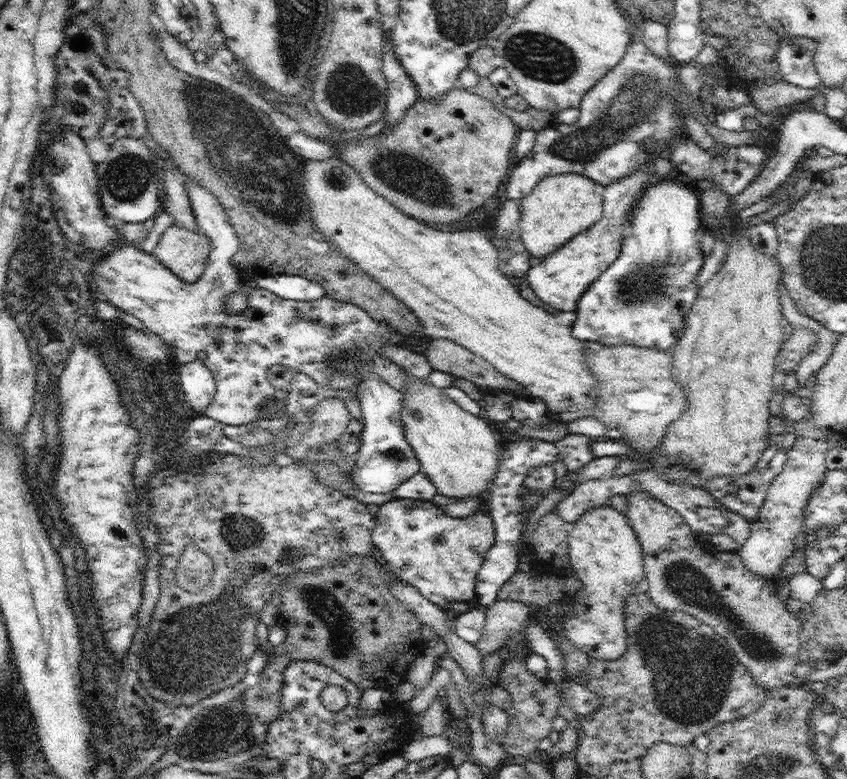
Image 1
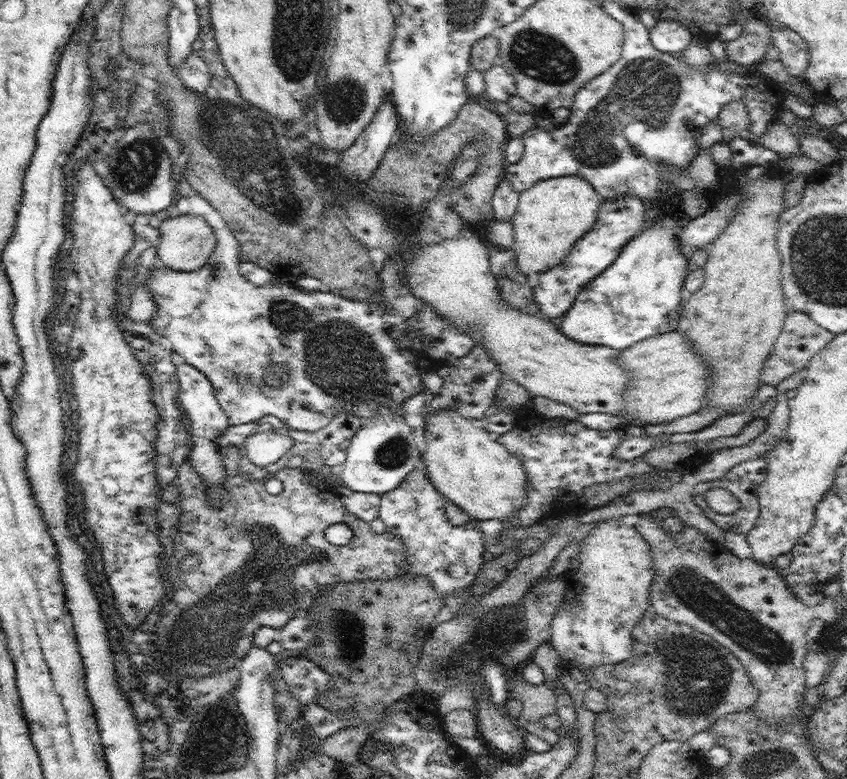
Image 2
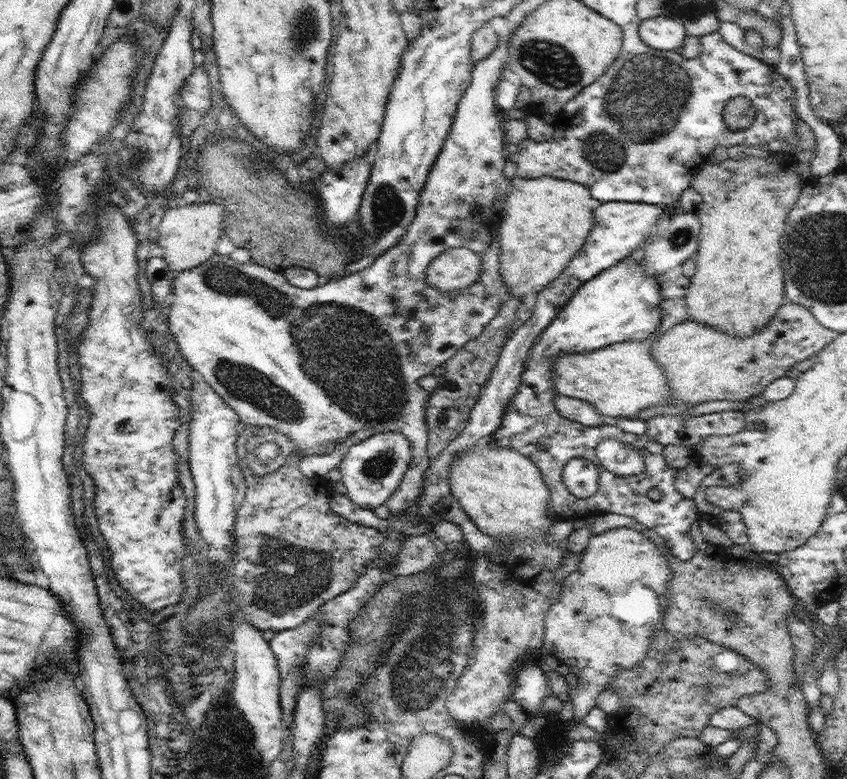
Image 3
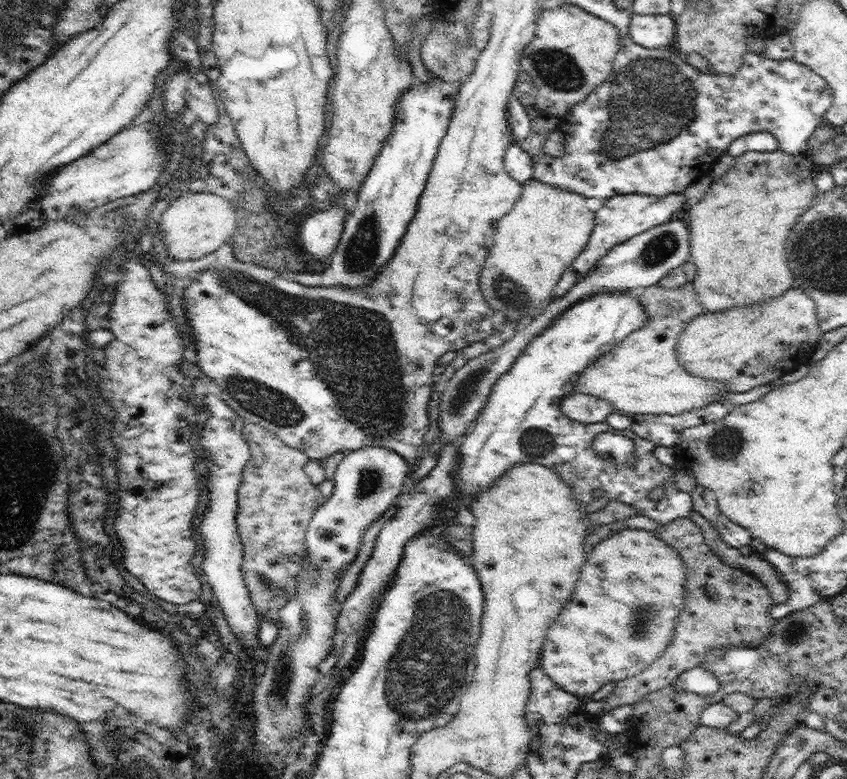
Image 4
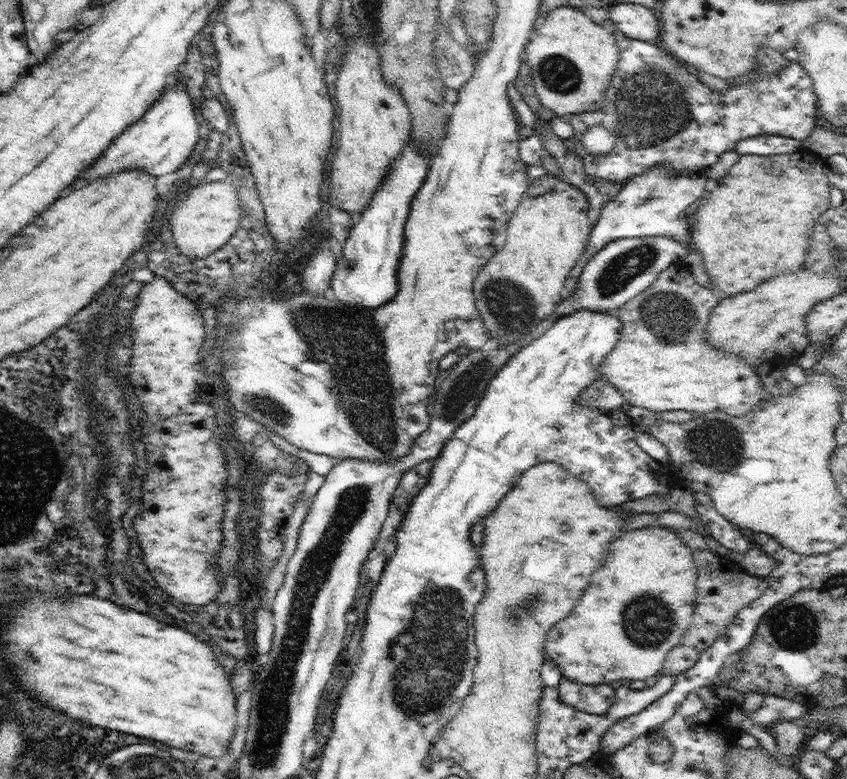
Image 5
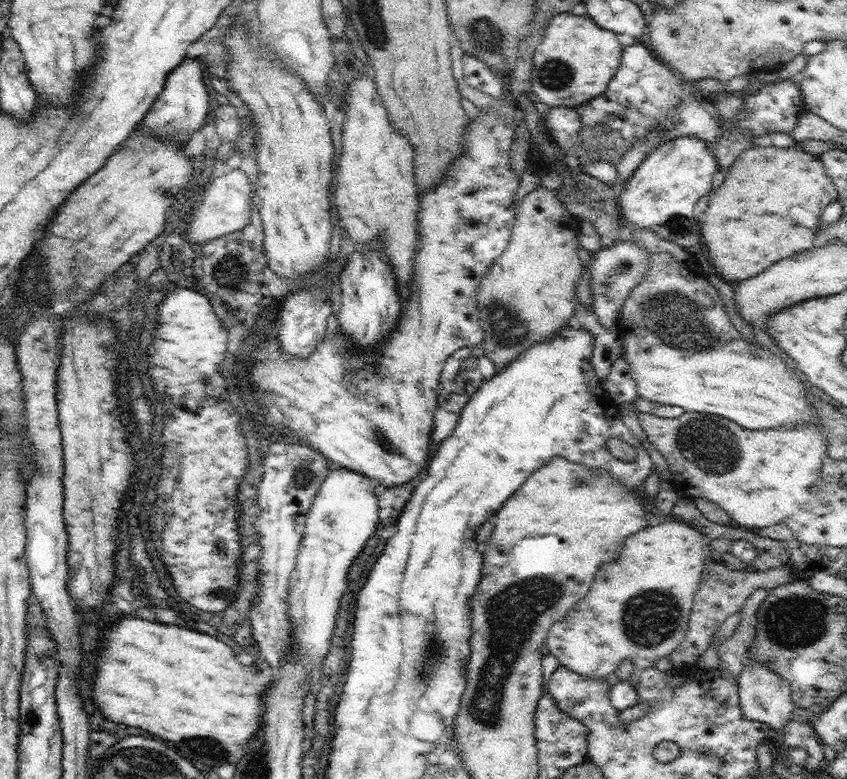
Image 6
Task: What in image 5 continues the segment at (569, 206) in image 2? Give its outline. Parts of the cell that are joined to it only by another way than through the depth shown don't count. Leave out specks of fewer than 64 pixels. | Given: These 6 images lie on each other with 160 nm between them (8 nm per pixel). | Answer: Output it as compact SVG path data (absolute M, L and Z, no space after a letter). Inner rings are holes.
M550 174L531 180L528 190L521 196L516 212L508 221L504 246L488 259L473 282L475 305L480 311L484 326L491 337L505 340L506 345L500 347L506 347L514 354L524 346L526 335L535 330L544 319L553 315L557 304L564 299L566 279L587 248L592 229L588 211L587 196L566 180Z

